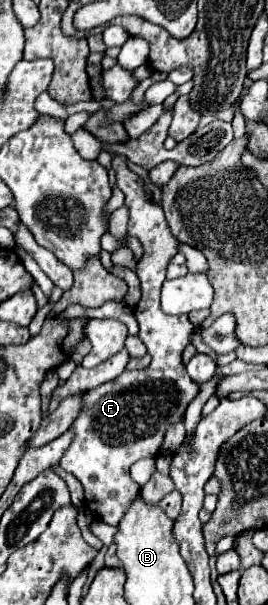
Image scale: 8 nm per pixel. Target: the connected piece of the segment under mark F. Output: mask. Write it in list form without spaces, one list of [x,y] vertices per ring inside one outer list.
[[[115,155],[111,167],[113,167],[113,171],[117,175],[117,187],[125,195],[125,207],[129,209],[129,235],[137,237],[141,241],[141,247],[143,247],[143,255],[137,261],[137,275],[141,279],[141,299],[135,305],[133,313],[135,313],[135,319],[139,323],[139,337],[145,343],[147,351],[151,353],[151,363],[149,363],[149,367],[145,367],[141,371],[125,371],[117,379],[113,379],[109,383],[103,383],[97,389],[91,389],[91,391],[81,395],[81,403],[83,403],[81,411],[79,411],[75,423],[71,425],[73,441],[65,449],[63,459],[61,459],[59,465],[65,471],[73,473],[83,483],[87,511],[93,513],[95,517],[99,517],[101,521],[109,523],[109,525],[117,525],[119,519],[125,515],[125,511],[131,507],[131,503],[137,499],[139,489],[141,489],[129,475],[131,465],[141,461],[141,459],[147,459],[147,457],[155,459],[161,453],[161,445],[163,445],[167,427],[173,425],[173,423],[183,421],[187,405],[199,395],[199,385],[189,379],[189,375],[185,371],[185,367],[183,367],[183,361],[181,361],[183,349],[187,345],[191,345],[191,339],[193,339],[195,333],[203,337],[203,341],[217,354],[226,354],[236,350],[240,342],[235,338],[234,331],[231,337],[221,337],[213,333],[211,326],[208,329],[202,329],[200,326],[193,325],[187,315],[171,317],[171,315],[165,315],[161,311],[161,307],[159,307],[159,291],[161,291],[161,285],[165,281],[167,263],[177,253],[177,239],[171,235],[171,231],[167,227],[163,209],[145,197],[143,179],[127,167],[127,157]]]

